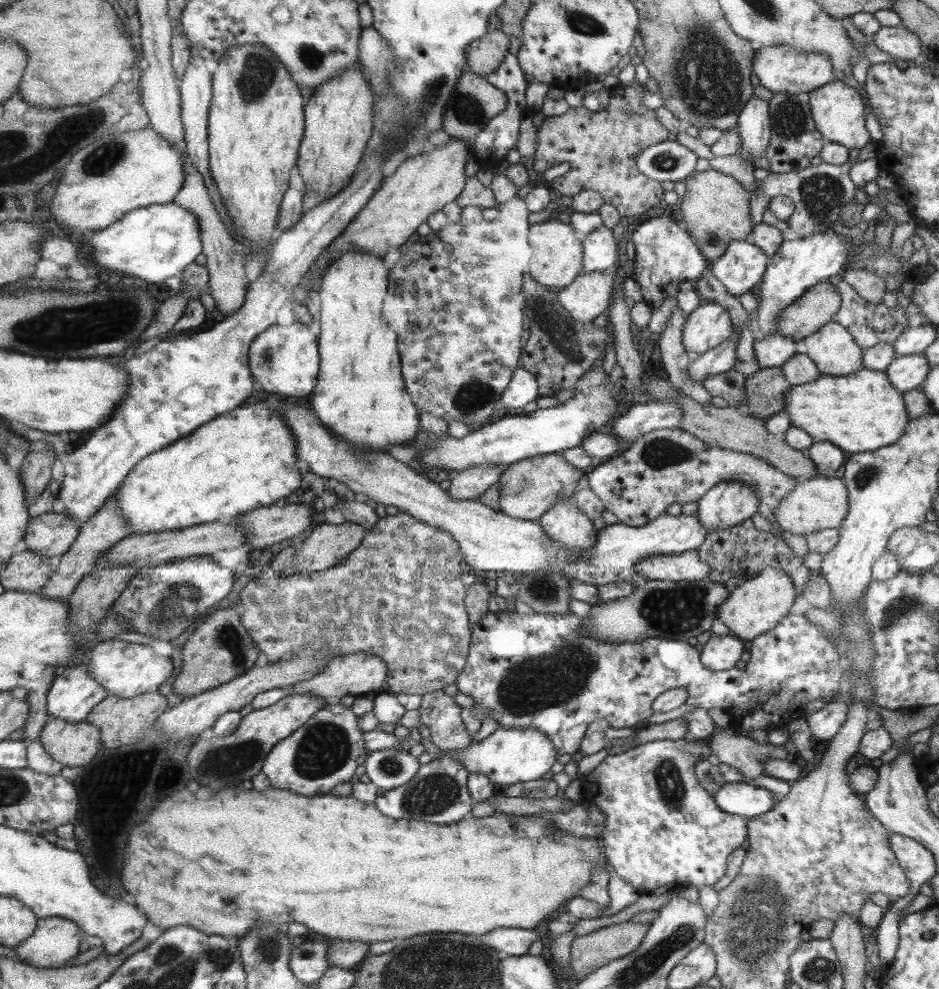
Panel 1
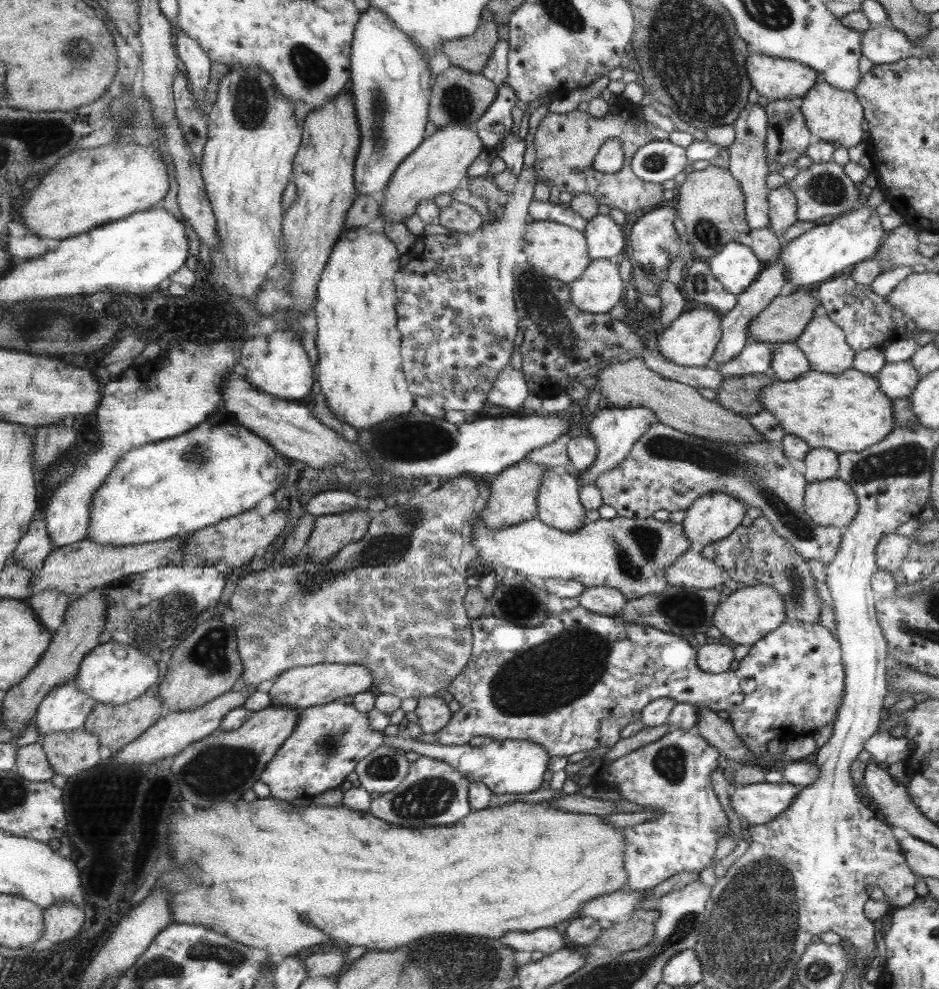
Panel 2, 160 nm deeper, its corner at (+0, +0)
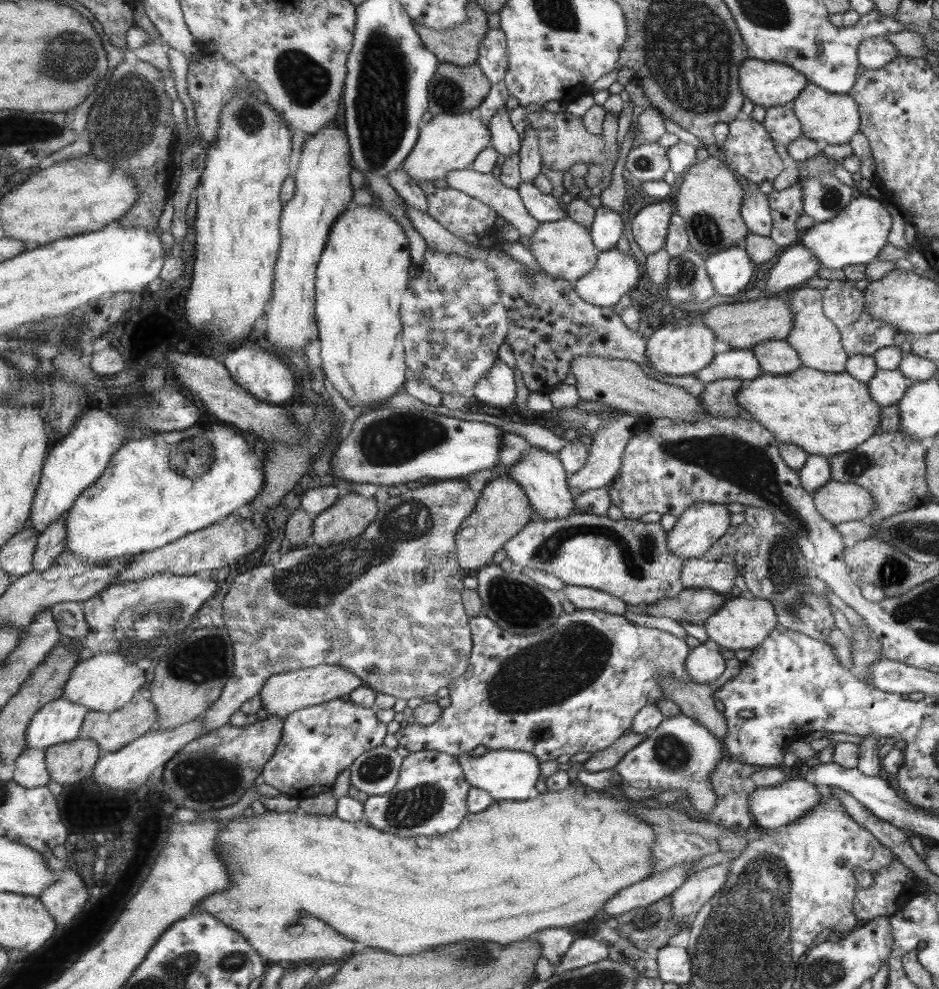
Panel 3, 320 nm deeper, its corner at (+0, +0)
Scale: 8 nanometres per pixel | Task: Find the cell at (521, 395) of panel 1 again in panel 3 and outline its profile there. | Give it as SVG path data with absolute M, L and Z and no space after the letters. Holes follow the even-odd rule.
M497 359L492 369L477 382L470 396L488 406L511 405L515 398L515 374Z

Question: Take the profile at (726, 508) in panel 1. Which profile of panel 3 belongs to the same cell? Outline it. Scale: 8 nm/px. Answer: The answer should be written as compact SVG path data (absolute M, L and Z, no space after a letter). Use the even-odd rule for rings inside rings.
M696 502L689 505L689 508L676 518L674 527L667 531L667 546L682 562L688 558L704 557L717 540L730 532L730 513L721 503Z

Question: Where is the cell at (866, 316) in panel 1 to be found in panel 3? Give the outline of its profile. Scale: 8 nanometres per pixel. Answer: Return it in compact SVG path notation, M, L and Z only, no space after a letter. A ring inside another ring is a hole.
M829 280L831 283L823 290L823 311L831 322L836 326L836 330L840 332L840 342L843 344L844 351L847 356L866 355L871 357L877 350L884 347L899 347L905 336L903 332L885 324L883 321L875 320L869 316L864 309L864 300L862 292L853 287L851 283L845 280ZM864 336L869 338L869 342L863 342Z

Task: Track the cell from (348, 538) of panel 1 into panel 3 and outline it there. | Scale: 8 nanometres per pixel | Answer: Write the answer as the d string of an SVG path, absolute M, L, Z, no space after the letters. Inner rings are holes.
M355 492L337 497L334 503L331 503L323 509L323 512L313 517L312 533L310 534L313 540L310 546L321 548L353 537L359 537L368 528L367 524L371 524L376 517L378 508L378 503L373 497L364 498Z

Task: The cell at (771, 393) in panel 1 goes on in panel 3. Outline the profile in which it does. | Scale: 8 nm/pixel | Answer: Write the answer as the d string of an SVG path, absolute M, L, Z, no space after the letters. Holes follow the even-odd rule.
M738 379L715 380L705 384L705 390L698 397L701 402L700 410L712 417L735 417L741 408L737 393L742 385L743 382Z

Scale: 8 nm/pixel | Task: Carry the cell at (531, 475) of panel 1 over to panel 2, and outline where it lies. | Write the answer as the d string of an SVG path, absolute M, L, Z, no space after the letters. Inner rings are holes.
M524 459L510 465L508 469L497 475L490 484L488 499L480 510L475 511L475 517L480 518L480 522L483 522L489 530L513 526L535 517L537 510L536 498L539 486L541 486L545 476L545 470L547 468L529 463Z

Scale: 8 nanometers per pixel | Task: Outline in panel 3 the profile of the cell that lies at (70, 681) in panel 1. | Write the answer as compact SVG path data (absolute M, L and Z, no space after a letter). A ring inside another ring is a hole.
M58 698L44 706L28 728L28 746L47 750L51 746L80 738L89 707L67 698Z

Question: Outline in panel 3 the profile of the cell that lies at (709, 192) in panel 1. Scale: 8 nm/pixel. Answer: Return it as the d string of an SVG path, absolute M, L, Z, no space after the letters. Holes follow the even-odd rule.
M707 157L705 160L696 160L684 173L684 180L679 185L675 196L676 213L684 220L688 244L693 247L704 259L712 254L717 254L737 244L745 238L748 227L739 218L741 200L744 200L743 188L737 182L733 173L715 157Z

